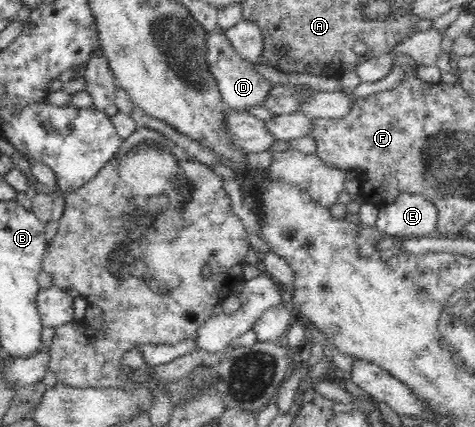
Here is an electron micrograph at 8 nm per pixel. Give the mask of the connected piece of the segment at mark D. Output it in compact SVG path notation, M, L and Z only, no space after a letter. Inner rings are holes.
M210 33L207 48L209 48L211 72L218 80L218 87L220 87L226 106L236 113L248 113L252 108L264 107L274 84L272 80L260 74L260 70L256 68L257 63L245 60L225 34Z

